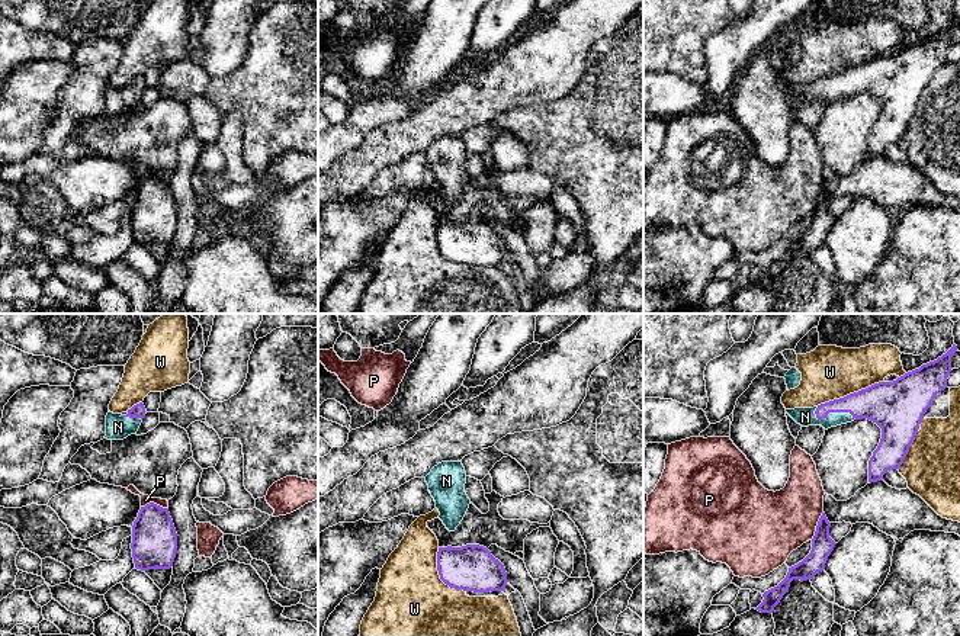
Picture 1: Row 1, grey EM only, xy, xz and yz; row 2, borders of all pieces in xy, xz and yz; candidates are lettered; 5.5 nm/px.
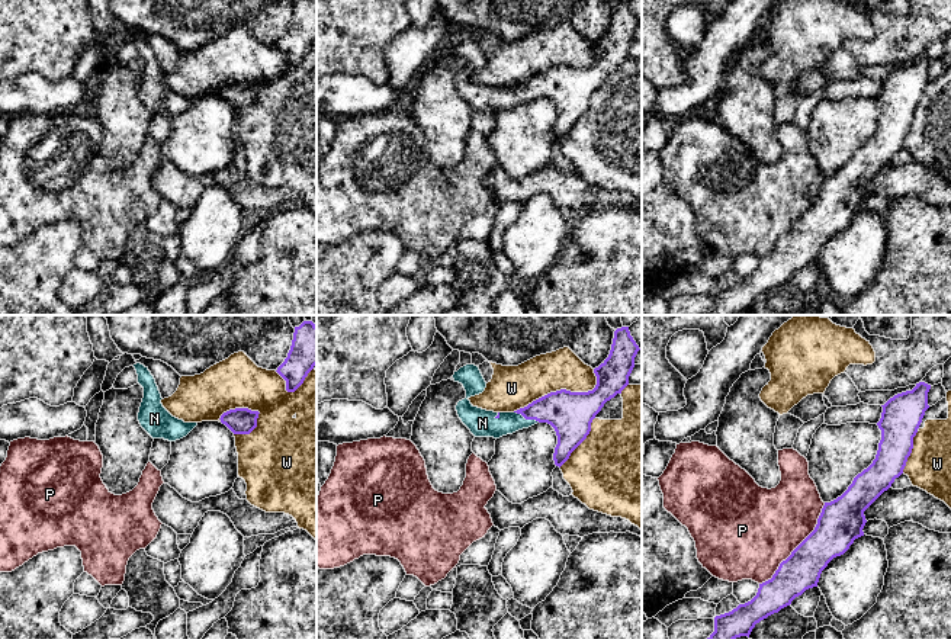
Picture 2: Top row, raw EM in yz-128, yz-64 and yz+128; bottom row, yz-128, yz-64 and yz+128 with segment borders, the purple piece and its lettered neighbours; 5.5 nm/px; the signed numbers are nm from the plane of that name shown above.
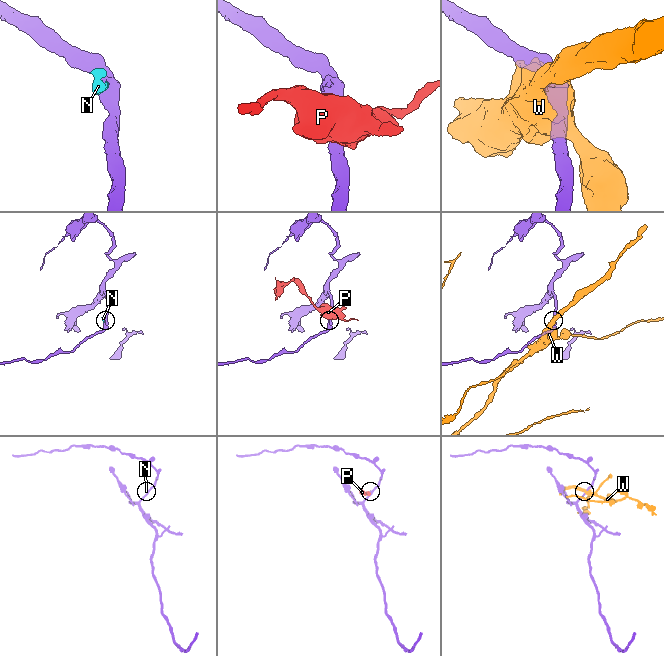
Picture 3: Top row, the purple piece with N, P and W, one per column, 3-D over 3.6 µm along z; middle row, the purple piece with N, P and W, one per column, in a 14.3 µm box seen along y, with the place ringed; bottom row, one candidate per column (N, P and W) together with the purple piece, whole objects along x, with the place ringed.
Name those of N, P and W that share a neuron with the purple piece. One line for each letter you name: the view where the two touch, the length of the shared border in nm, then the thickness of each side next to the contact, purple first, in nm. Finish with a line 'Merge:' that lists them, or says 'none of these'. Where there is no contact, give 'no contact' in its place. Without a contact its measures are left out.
N: contact in yz; length 240 nm; calibres 200 and 100 nm
Merge: N

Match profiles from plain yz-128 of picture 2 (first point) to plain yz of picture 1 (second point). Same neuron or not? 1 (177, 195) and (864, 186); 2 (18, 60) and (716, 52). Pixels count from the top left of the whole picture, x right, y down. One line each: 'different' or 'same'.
1: same
2: different

